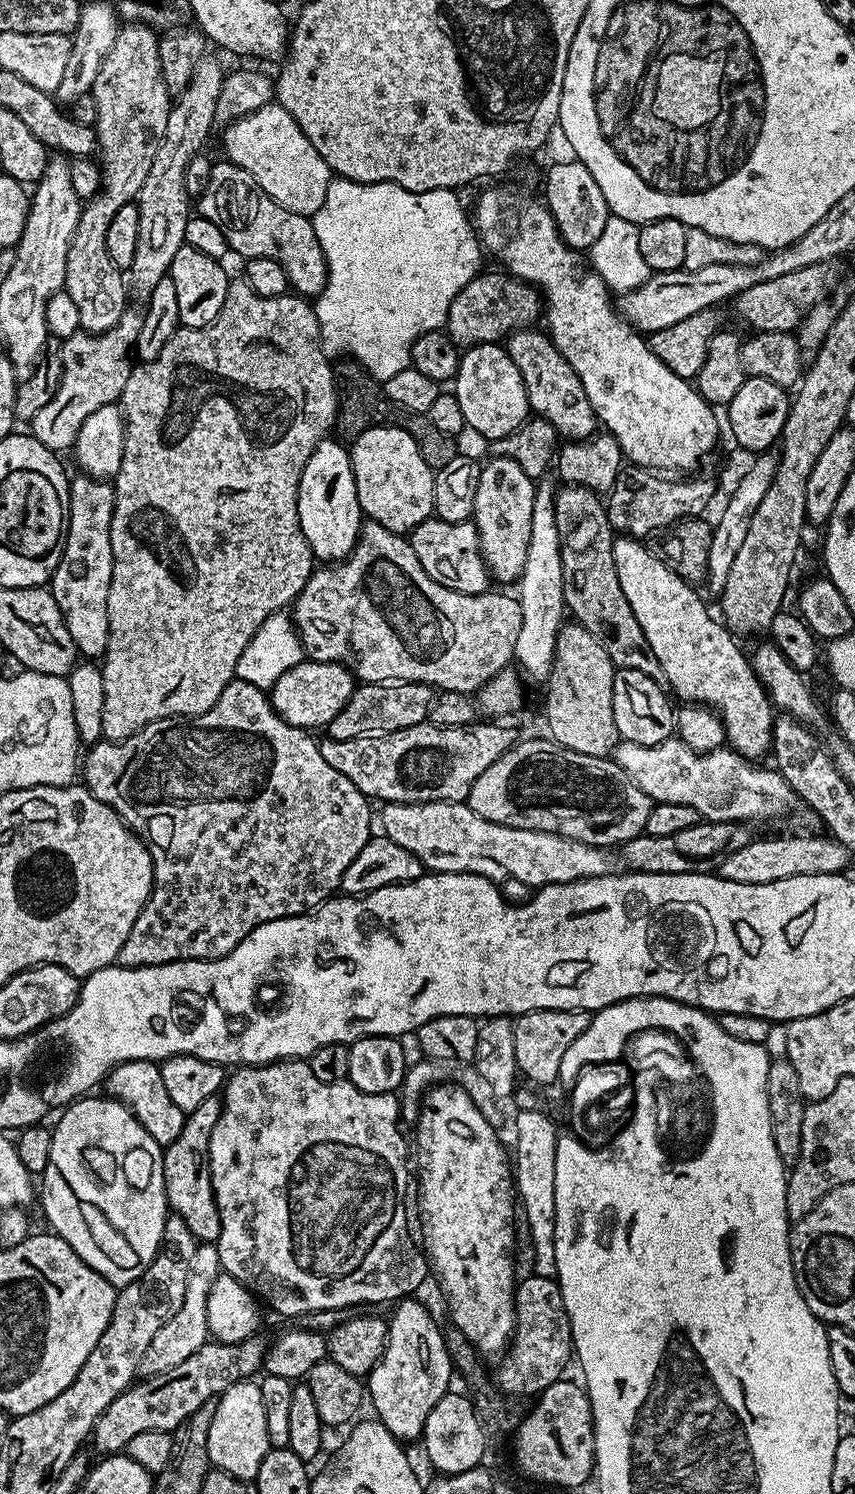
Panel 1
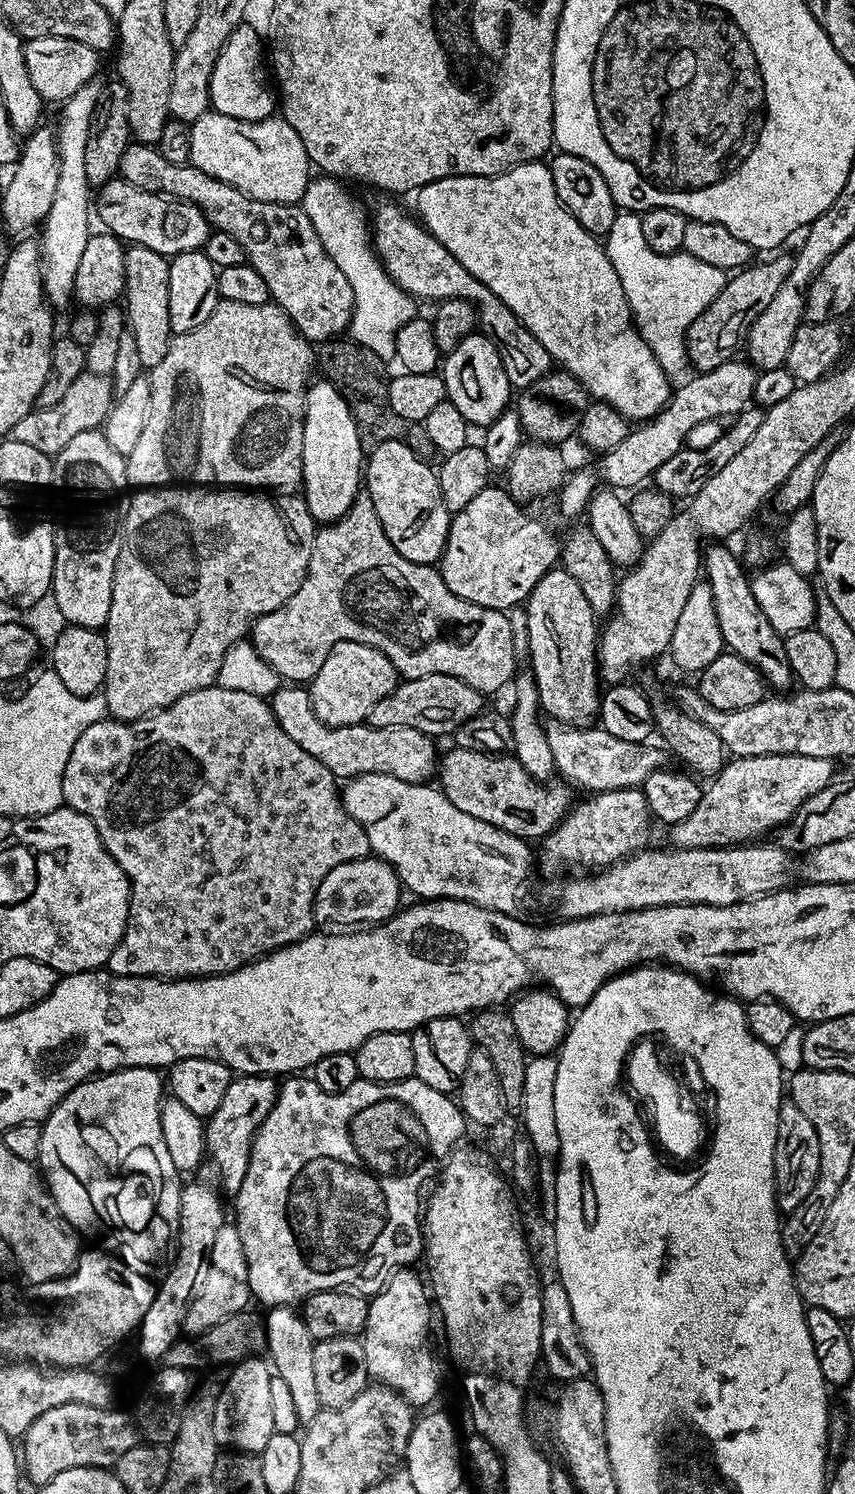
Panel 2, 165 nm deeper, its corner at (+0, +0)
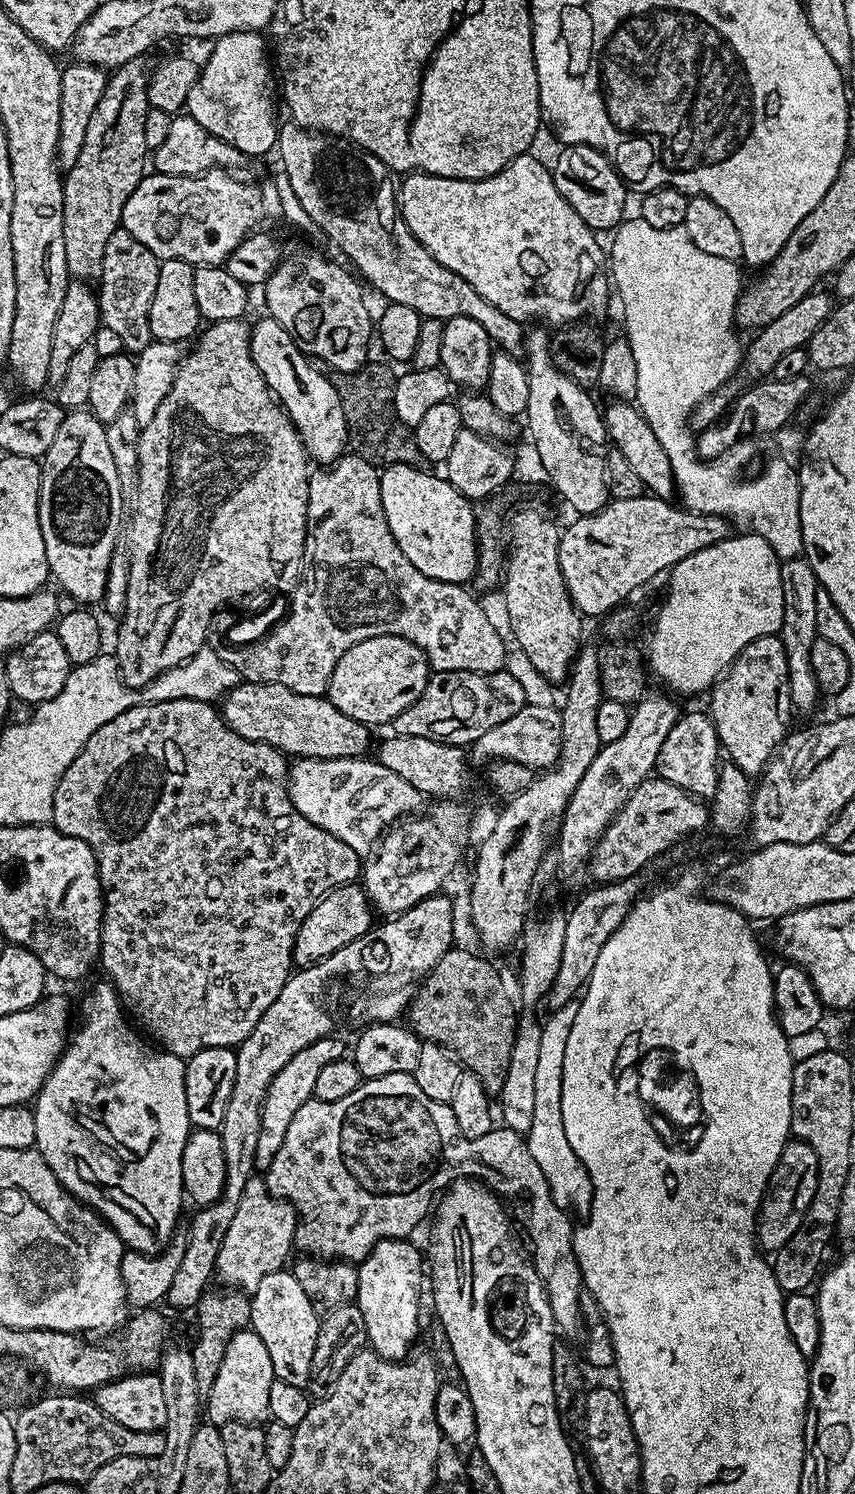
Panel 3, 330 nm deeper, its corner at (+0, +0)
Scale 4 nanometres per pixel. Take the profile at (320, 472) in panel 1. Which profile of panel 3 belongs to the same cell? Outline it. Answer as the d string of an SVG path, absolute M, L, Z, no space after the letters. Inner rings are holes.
M263 319L251 325L250 350L254 366L258 366L262 378L268 384L268 391L276 397L280 407L292 419L304 447L308 449L309 457L315 463L317 460L317 465L331 466L345 455L346 445L349 443L349 428L339 392L331 384L329 377L325 374L323 376L315 368L317 365L308 353L301 350L296 339L278 321Z

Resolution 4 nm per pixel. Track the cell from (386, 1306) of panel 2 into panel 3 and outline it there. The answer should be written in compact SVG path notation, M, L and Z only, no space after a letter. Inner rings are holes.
M408 1238L398 1240L379 1240L370 1250L365 1260L358 1264L358 1294L356 1305L362 1310L362 1318L366 1322L368 1344L372 1351L387 1360L405 1359L413 1351L412 1343L420 1332L420 1287L426 1284L426 1260L418 1249L412 1245Z

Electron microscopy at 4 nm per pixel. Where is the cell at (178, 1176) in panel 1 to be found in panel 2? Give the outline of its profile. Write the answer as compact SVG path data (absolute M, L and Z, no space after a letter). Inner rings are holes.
M237 1075L230 1082L230 1086L226 1086L226 1095L222 1098L218 1110L214 1110L214 1114L207 1117L204 1146L210 1160L216 1163L215 1175L218 1177L218 1183L229 1197L235 1198L238 1190L242 1190L246 1166L250 1166L252 1138L262 1126L266 1114L270 1114L277 1091L277 1081L271 1076Z

